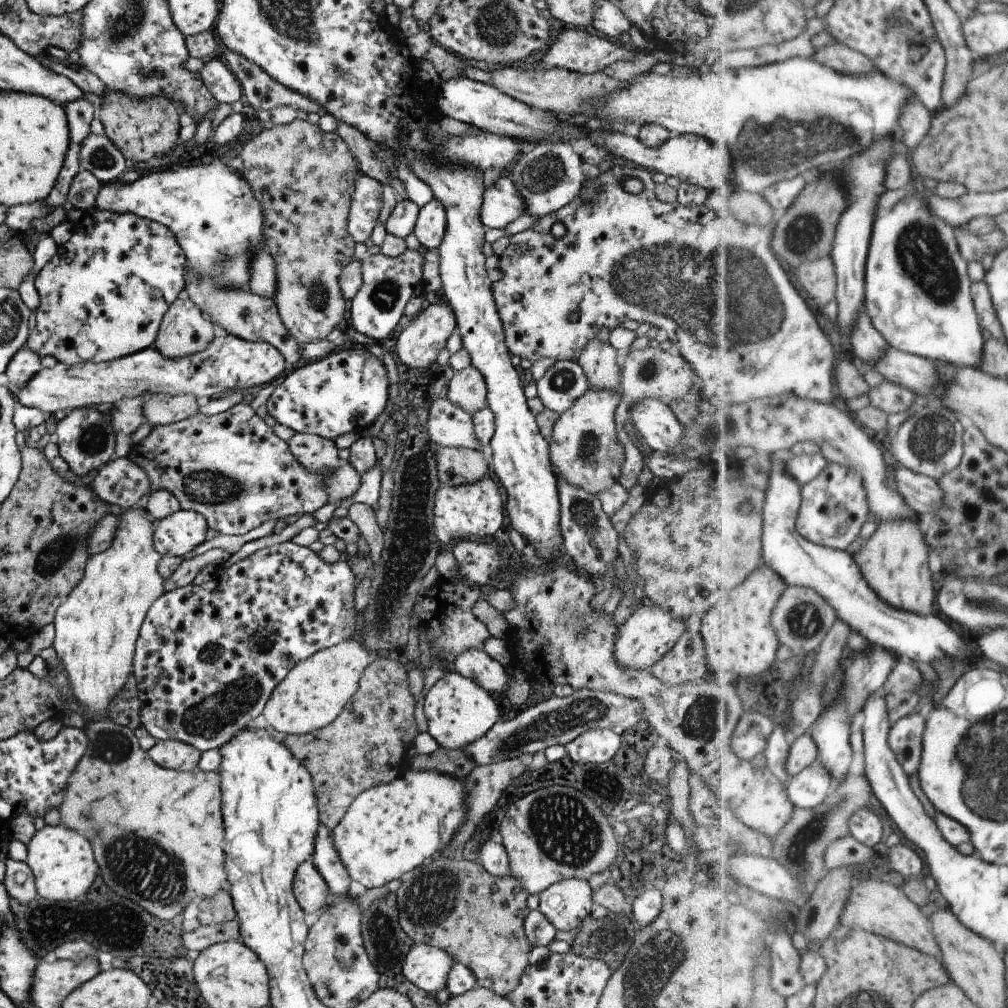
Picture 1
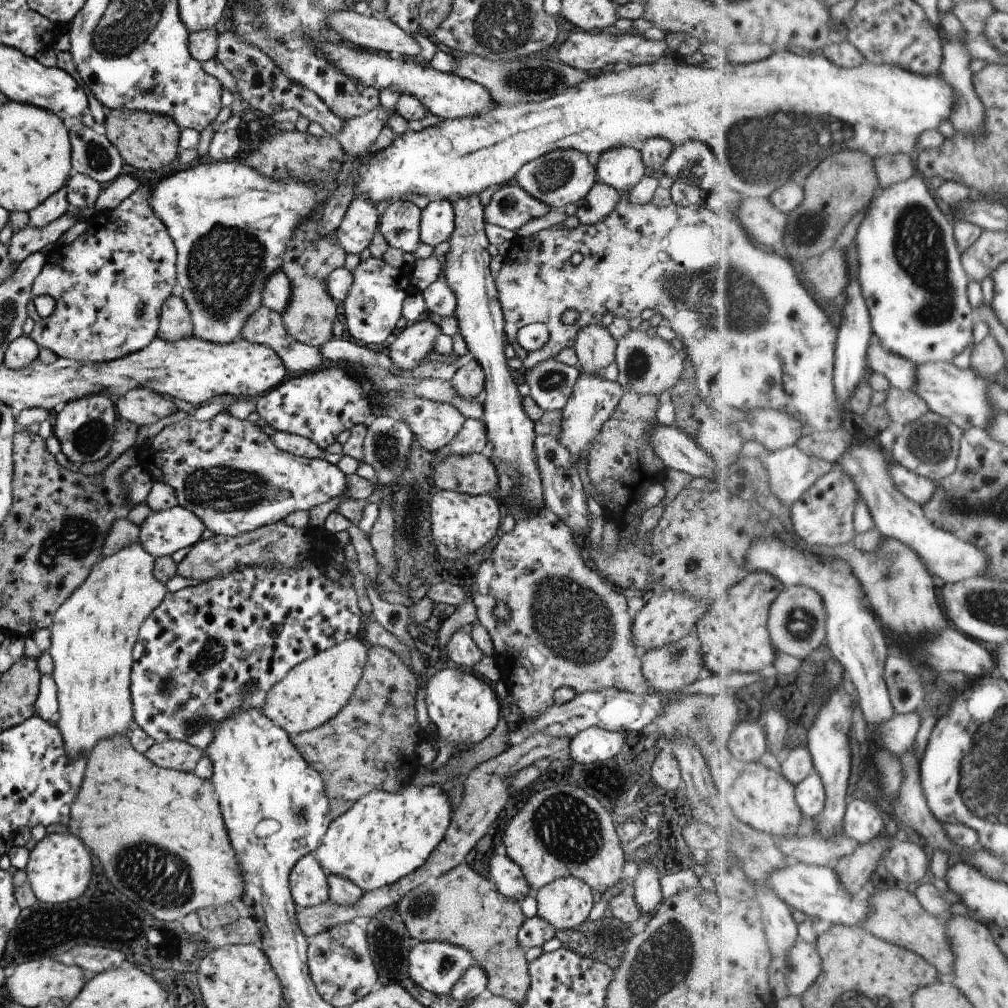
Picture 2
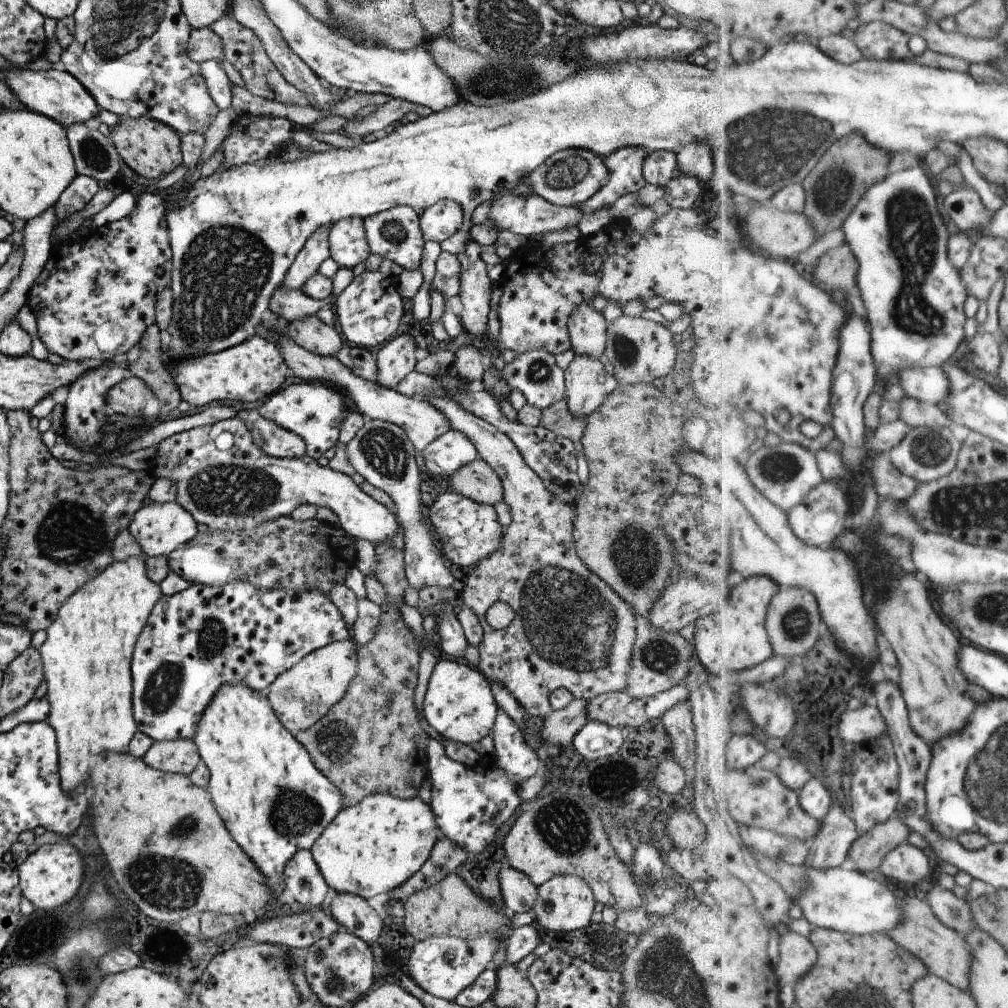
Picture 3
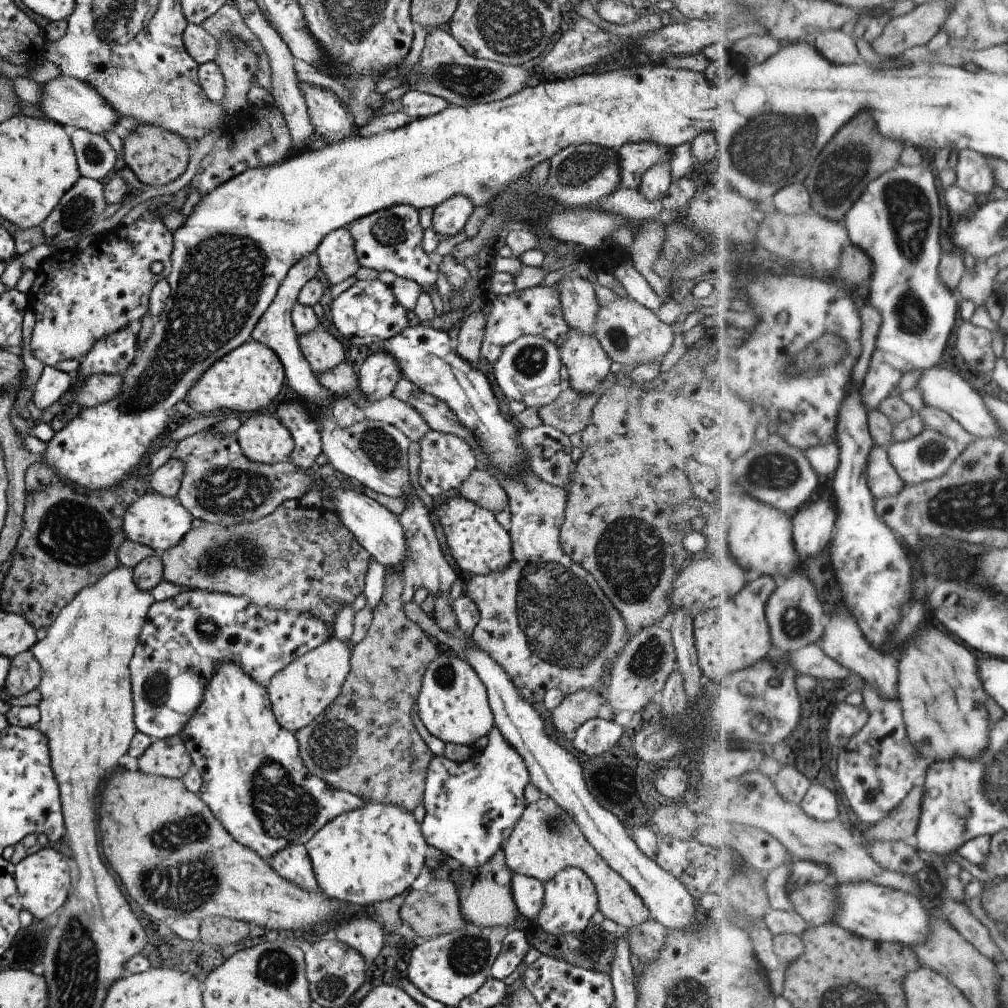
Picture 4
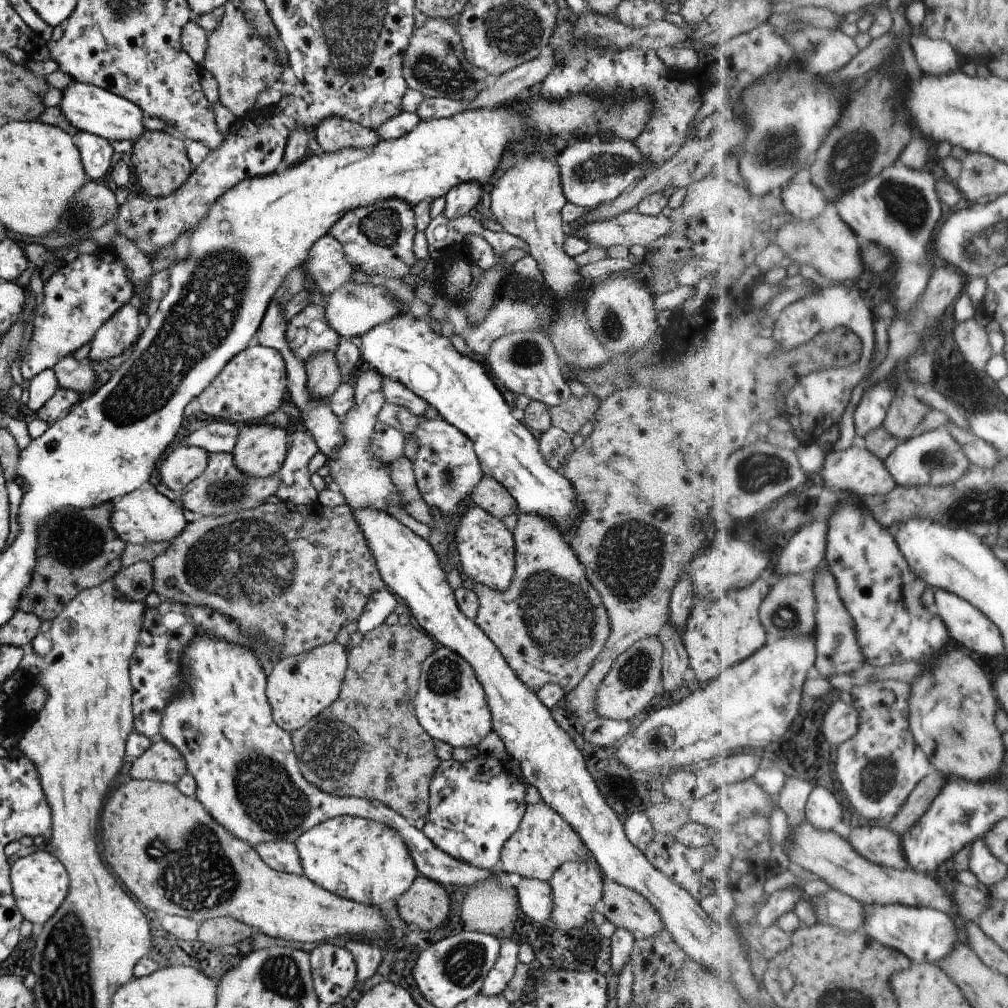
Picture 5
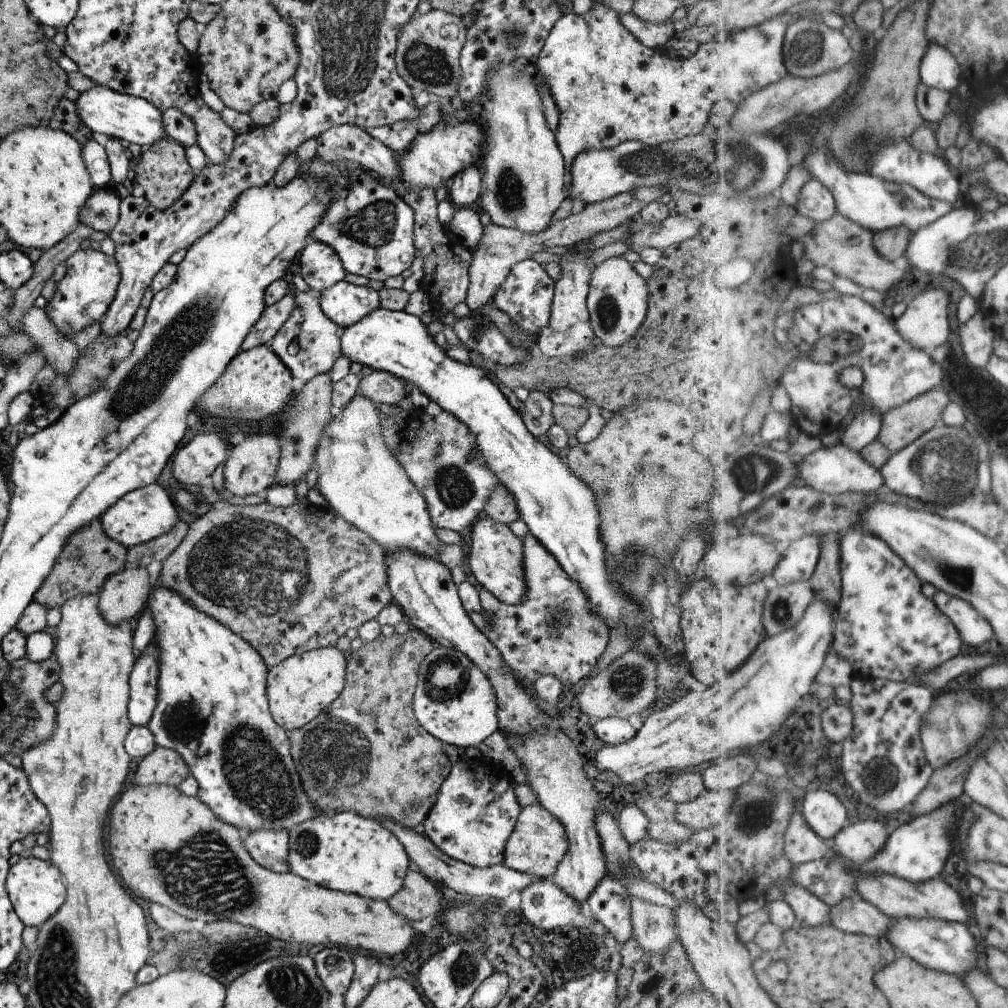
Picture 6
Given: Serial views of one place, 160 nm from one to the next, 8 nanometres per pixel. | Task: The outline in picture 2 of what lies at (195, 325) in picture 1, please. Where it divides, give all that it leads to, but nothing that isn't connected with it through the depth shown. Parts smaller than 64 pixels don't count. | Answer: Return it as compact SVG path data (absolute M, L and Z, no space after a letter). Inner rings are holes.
M181 297L165 299L159 315L156 336L167 342L187 339L192 336L192 320L187 305Z

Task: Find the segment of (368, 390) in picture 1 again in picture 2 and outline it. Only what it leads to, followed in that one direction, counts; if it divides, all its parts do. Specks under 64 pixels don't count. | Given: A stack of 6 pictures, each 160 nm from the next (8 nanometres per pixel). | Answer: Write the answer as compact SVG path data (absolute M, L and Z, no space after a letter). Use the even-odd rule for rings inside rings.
M333 367L317 369L294 378L289 378L286 382L280 382L275 388L268 390L267 394L262 394L256 399L256 412L259 417L272 426L276 431L285 431L312 440L319 448L325 450L329 444L335 442L338 434L343 430L350 430L353 425L362 424L363 420L369 416L373 408L369 404L369 399L361 388L361 383L357 381L357 376L351 376L343 369Z

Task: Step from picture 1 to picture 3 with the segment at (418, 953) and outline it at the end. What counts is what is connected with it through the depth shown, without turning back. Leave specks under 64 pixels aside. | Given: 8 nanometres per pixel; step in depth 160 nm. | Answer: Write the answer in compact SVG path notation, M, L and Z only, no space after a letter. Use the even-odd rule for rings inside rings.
M487 933L473 939L462 939L442 935L427 937L411 948L409 954L409 976L413 982L434 997L453 1001L456 994L472 984L473 979L485 968L491 966L493 953L498 942L496 937Z

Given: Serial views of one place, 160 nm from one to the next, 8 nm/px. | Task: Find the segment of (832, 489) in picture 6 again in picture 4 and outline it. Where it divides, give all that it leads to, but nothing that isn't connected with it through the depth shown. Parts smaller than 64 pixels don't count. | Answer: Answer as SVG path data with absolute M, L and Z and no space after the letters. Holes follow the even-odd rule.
M875 446L869 455L868 485L879 499L897 496L907 486L889 460L887 446Z

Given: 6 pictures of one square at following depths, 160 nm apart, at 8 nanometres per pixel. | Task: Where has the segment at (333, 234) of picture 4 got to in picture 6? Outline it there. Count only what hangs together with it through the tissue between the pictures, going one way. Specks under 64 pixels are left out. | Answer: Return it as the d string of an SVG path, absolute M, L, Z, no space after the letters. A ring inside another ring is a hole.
M308 240L300 252L299 275L309 289L320 292L346 275L337 254L329 246Z

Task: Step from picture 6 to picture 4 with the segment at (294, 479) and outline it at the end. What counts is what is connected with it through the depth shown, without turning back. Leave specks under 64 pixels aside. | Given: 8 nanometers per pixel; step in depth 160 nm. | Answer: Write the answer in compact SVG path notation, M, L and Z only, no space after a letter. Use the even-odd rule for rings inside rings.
M322 326L297 336L299 350L315 376L317 373L333 369L344 360L345 352L340 338Z

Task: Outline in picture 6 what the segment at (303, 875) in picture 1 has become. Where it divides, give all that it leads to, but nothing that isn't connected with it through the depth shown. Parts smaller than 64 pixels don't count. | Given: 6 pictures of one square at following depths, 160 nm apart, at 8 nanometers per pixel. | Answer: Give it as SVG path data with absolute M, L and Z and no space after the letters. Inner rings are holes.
M275 827L257 828L243 840L245 850L258 866L273 873L288 873L288 832Z

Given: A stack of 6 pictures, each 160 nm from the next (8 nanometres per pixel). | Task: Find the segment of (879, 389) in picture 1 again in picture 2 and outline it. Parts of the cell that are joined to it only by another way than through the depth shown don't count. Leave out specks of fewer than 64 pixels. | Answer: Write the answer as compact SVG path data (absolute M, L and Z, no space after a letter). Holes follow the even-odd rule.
M892 384L887 393L883 404L890 414L890 419L903 426L918 421L931 411L925 400L915 390L904 391Z

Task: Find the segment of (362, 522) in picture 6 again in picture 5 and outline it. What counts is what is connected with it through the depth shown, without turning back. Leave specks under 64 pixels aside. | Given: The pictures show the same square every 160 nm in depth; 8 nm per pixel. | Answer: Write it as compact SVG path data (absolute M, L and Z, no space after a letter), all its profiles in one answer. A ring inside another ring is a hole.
M373 368L356 373L353 381L352 407L340 418L343 442L334 451L334 455L325 462L325 465L330 468L329 475L333 478L333 487L339 489L351 509L373 507L383 511L386 508L385 502L396 502L402 507L400 495L392 485L389 470L380 464L372 451L369 451L373 425L378 420L381 405L385 402L382 396L382 378L383 376Z

